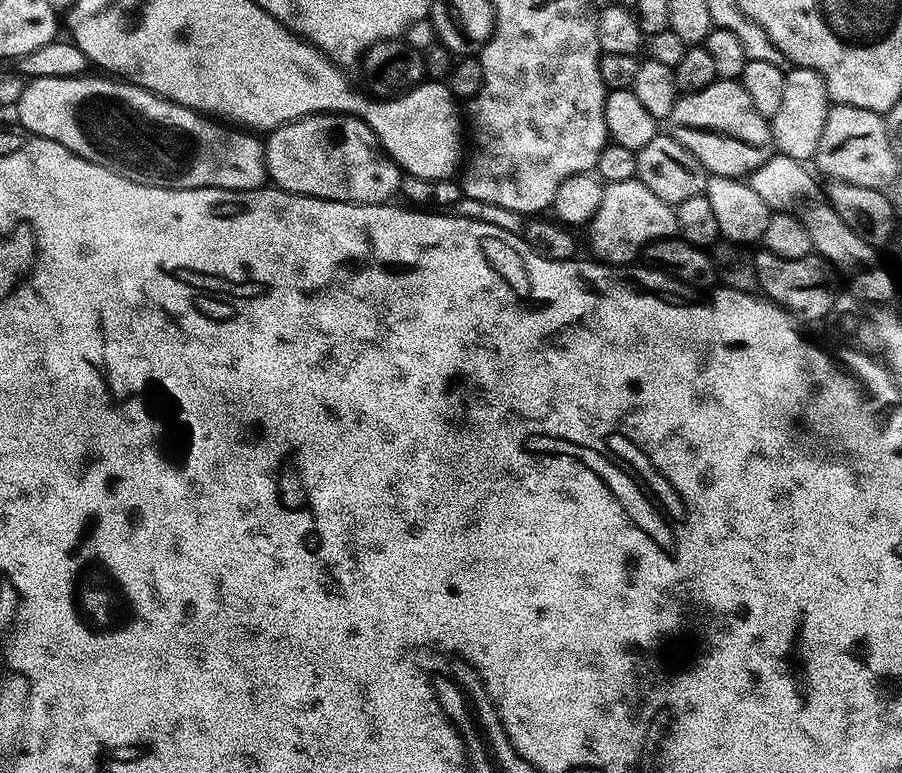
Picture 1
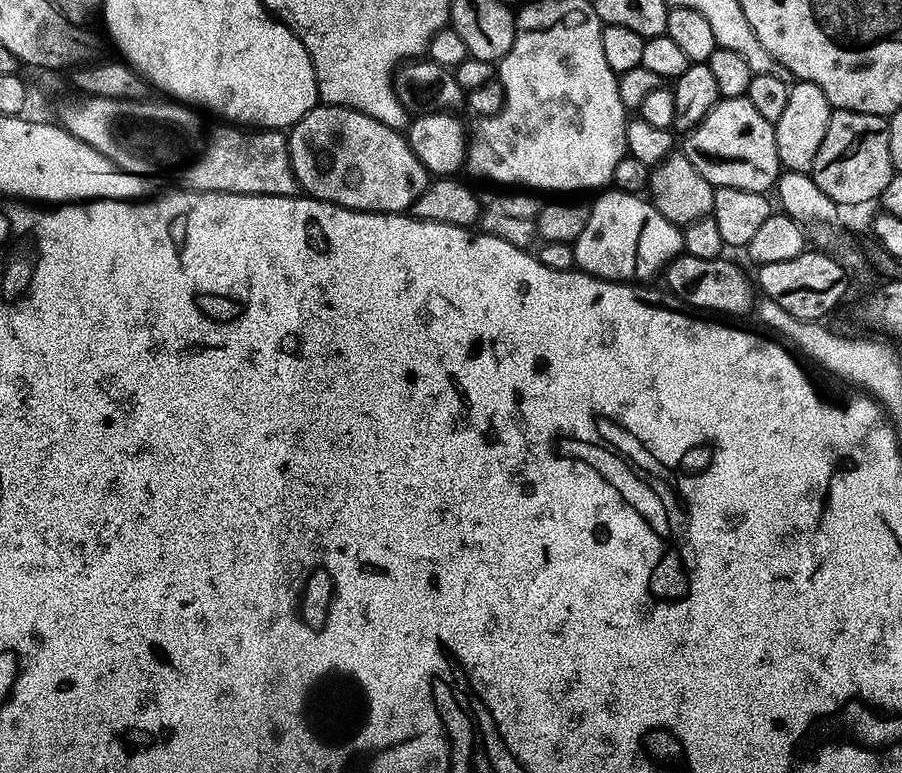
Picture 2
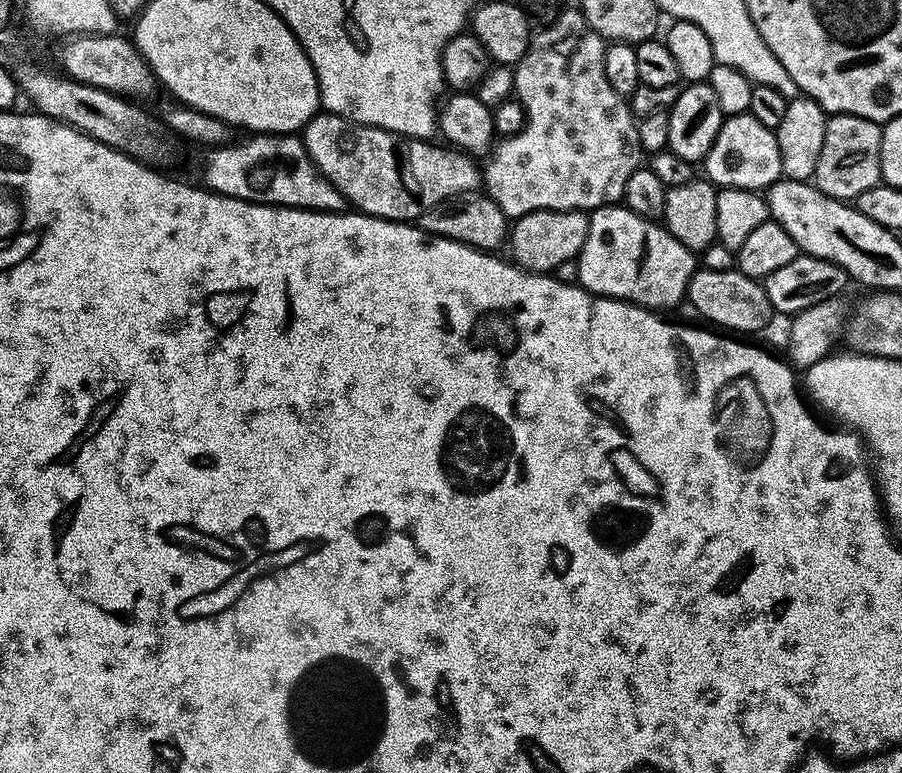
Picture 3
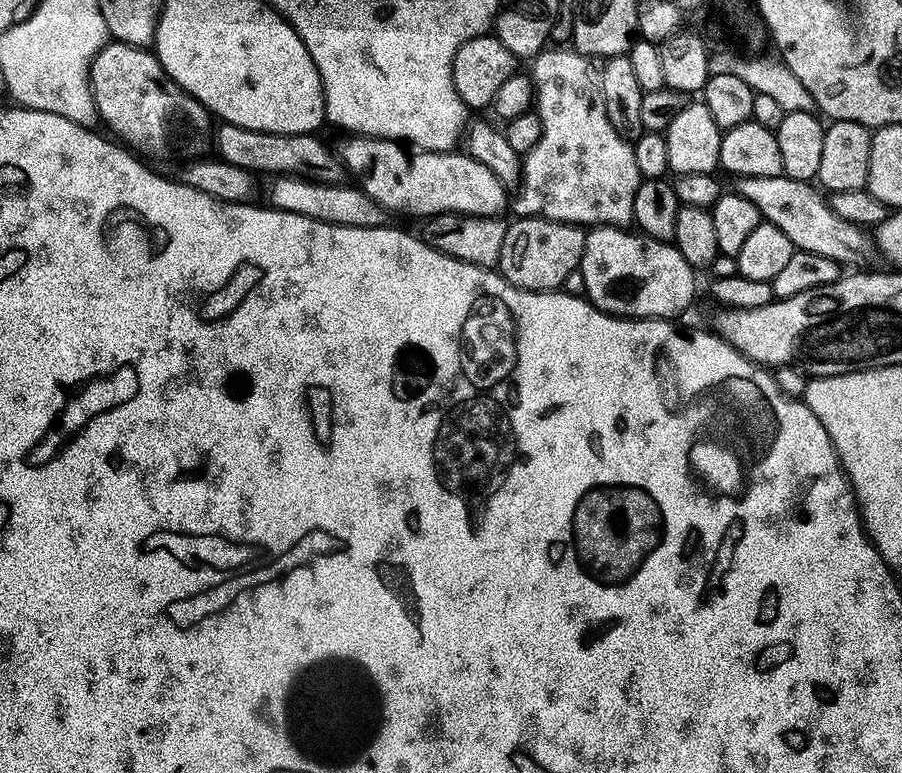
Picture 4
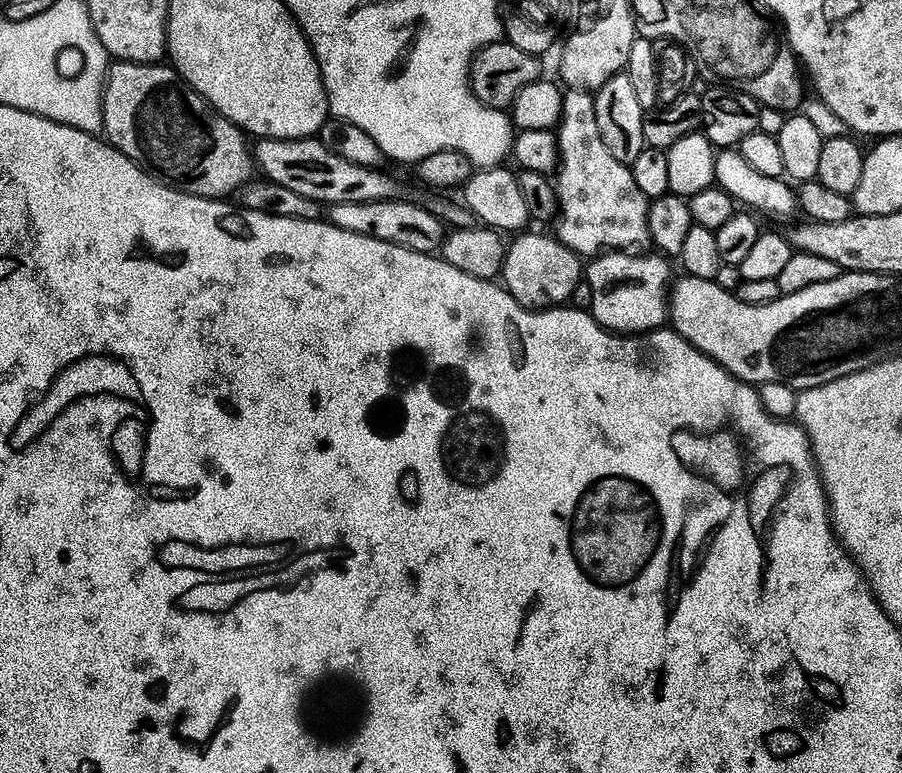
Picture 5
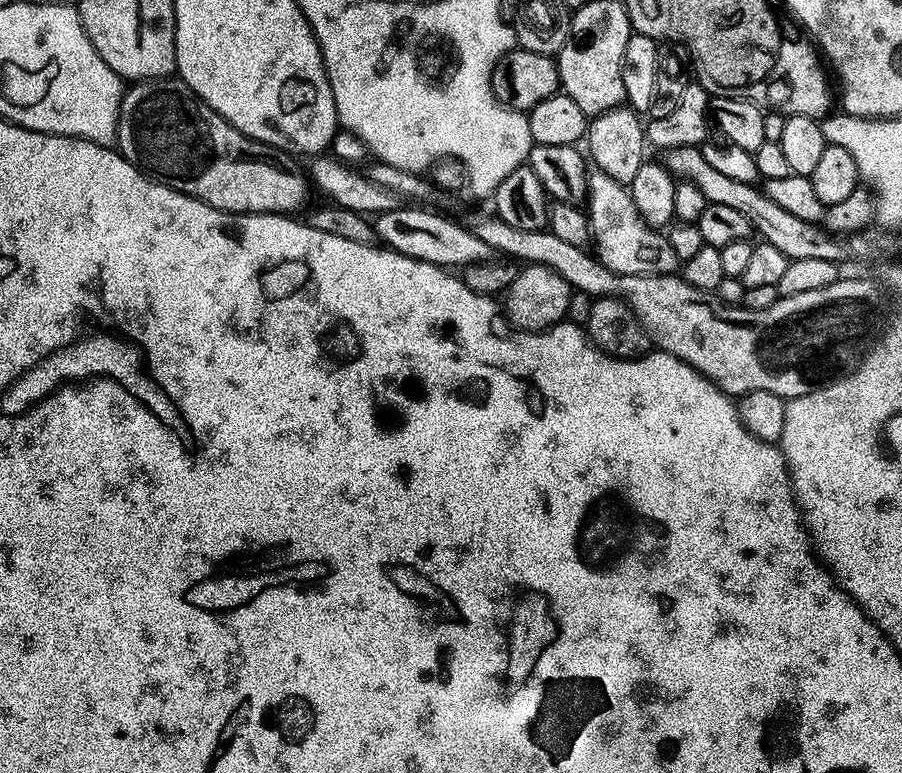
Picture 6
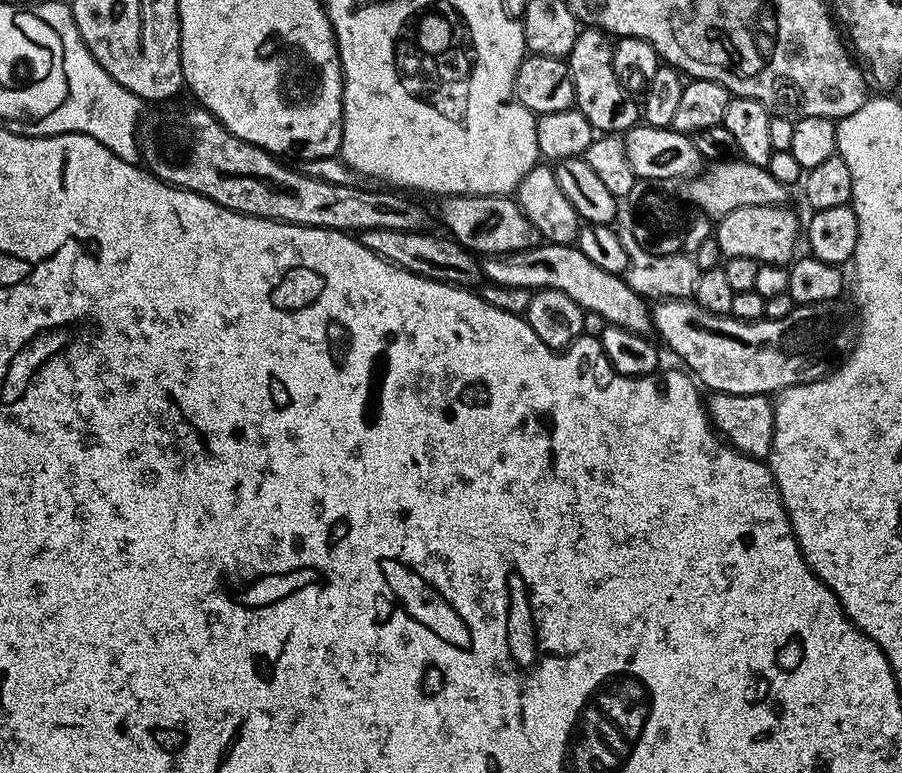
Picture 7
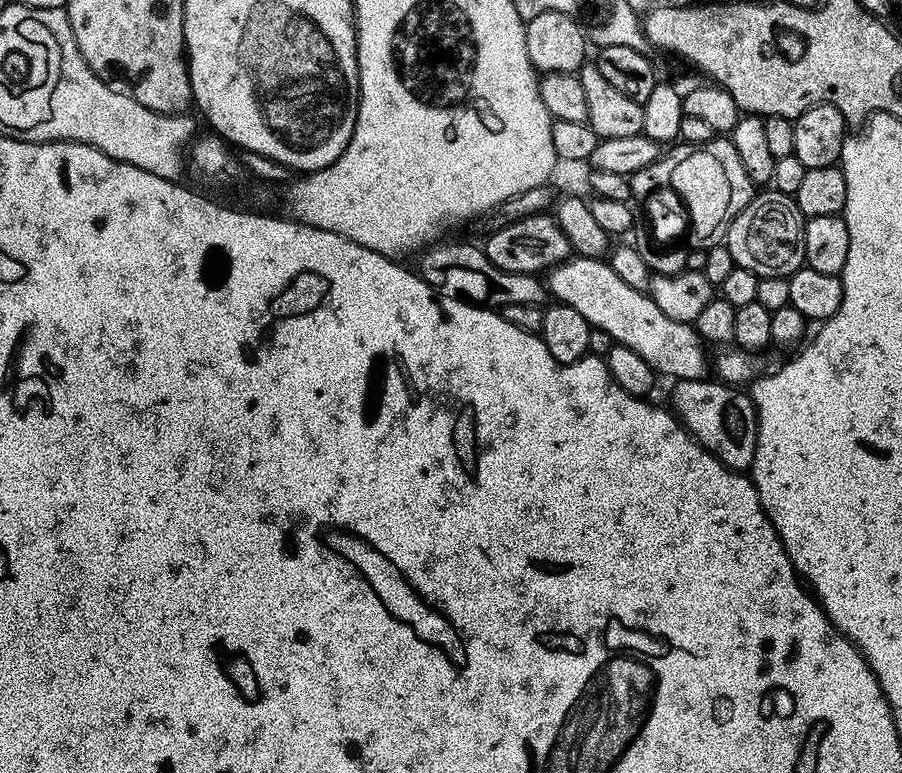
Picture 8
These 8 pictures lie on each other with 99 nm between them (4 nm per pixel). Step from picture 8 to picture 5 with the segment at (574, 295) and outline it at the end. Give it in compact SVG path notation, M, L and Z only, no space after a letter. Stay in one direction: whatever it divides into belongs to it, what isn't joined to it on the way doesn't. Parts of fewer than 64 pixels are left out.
M405 198L383 200L382 202L338 202L327 205L329 223L347 232L362 234L366 238L378 238L394 246L409 248L412 252L435 253L444 242L445 225L440 217L429 212L423 203L411 204Z

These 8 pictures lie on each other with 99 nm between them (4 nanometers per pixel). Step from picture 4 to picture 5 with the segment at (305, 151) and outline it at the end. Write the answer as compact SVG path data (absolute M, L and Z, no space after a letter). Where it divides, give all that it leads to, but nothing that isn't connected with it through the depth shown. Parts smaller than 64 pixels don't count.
M259 137L252 146L253 161L261 175L286 186L303 198L314 199L327 206L338 202L382 202L394 200L401 195L395 180L379 167L360 166L349 159L340 158L328 150L318 138L268 138Z

